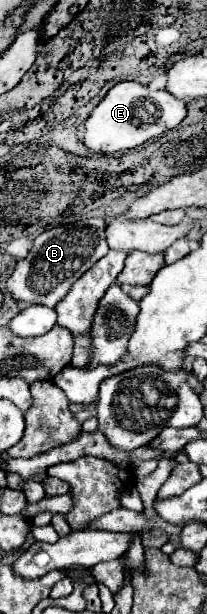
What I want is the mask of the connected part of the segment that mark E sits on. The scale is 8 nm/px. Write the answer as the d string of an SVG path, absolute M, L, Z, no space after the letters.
M117 82L107 96L95 106L83 122L81 140L87 148L105 152L105 148L137 148L153 136L171 130L187 116L185 102L171 96L167 90L149 90L139 82Z

